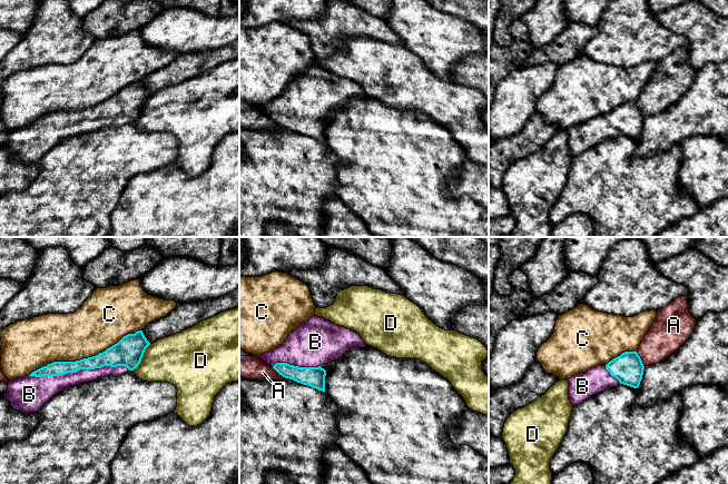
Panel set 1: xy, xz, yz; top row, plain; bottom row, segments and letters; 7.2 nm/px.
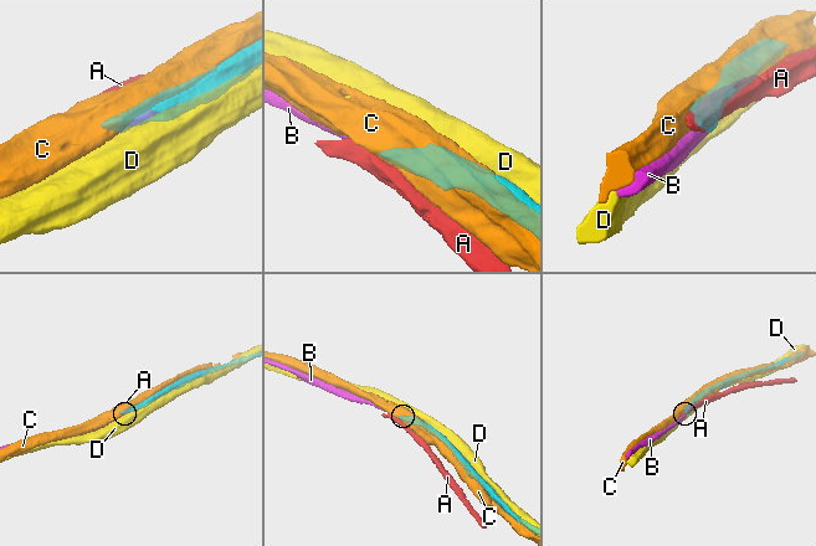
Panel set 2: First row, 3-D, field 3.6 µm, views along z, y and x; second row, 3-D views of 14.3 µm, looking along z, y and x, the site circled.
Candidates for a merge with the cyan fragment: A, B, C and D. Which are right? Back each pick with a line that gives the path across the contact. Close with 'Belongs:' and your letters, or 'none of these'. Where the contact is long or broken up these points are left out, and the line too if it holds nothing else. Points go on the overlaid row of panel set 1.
Belongs: B

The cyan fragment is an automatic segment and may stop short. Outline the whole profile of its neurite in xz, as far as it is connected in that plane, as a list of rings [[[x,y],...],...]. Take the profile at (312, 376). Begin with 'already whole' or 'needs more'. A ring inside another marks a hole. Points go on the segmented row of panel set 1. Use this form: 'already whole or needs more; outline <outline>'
needs more; outline [[[313,316],[293,330],[273,352],[262,354],[259,359],[285,378],[325,392],[326,371],[321,365],[342,358],[344,353],[352,348],[366,346],[356,332],[335,325],[323,317]]]

